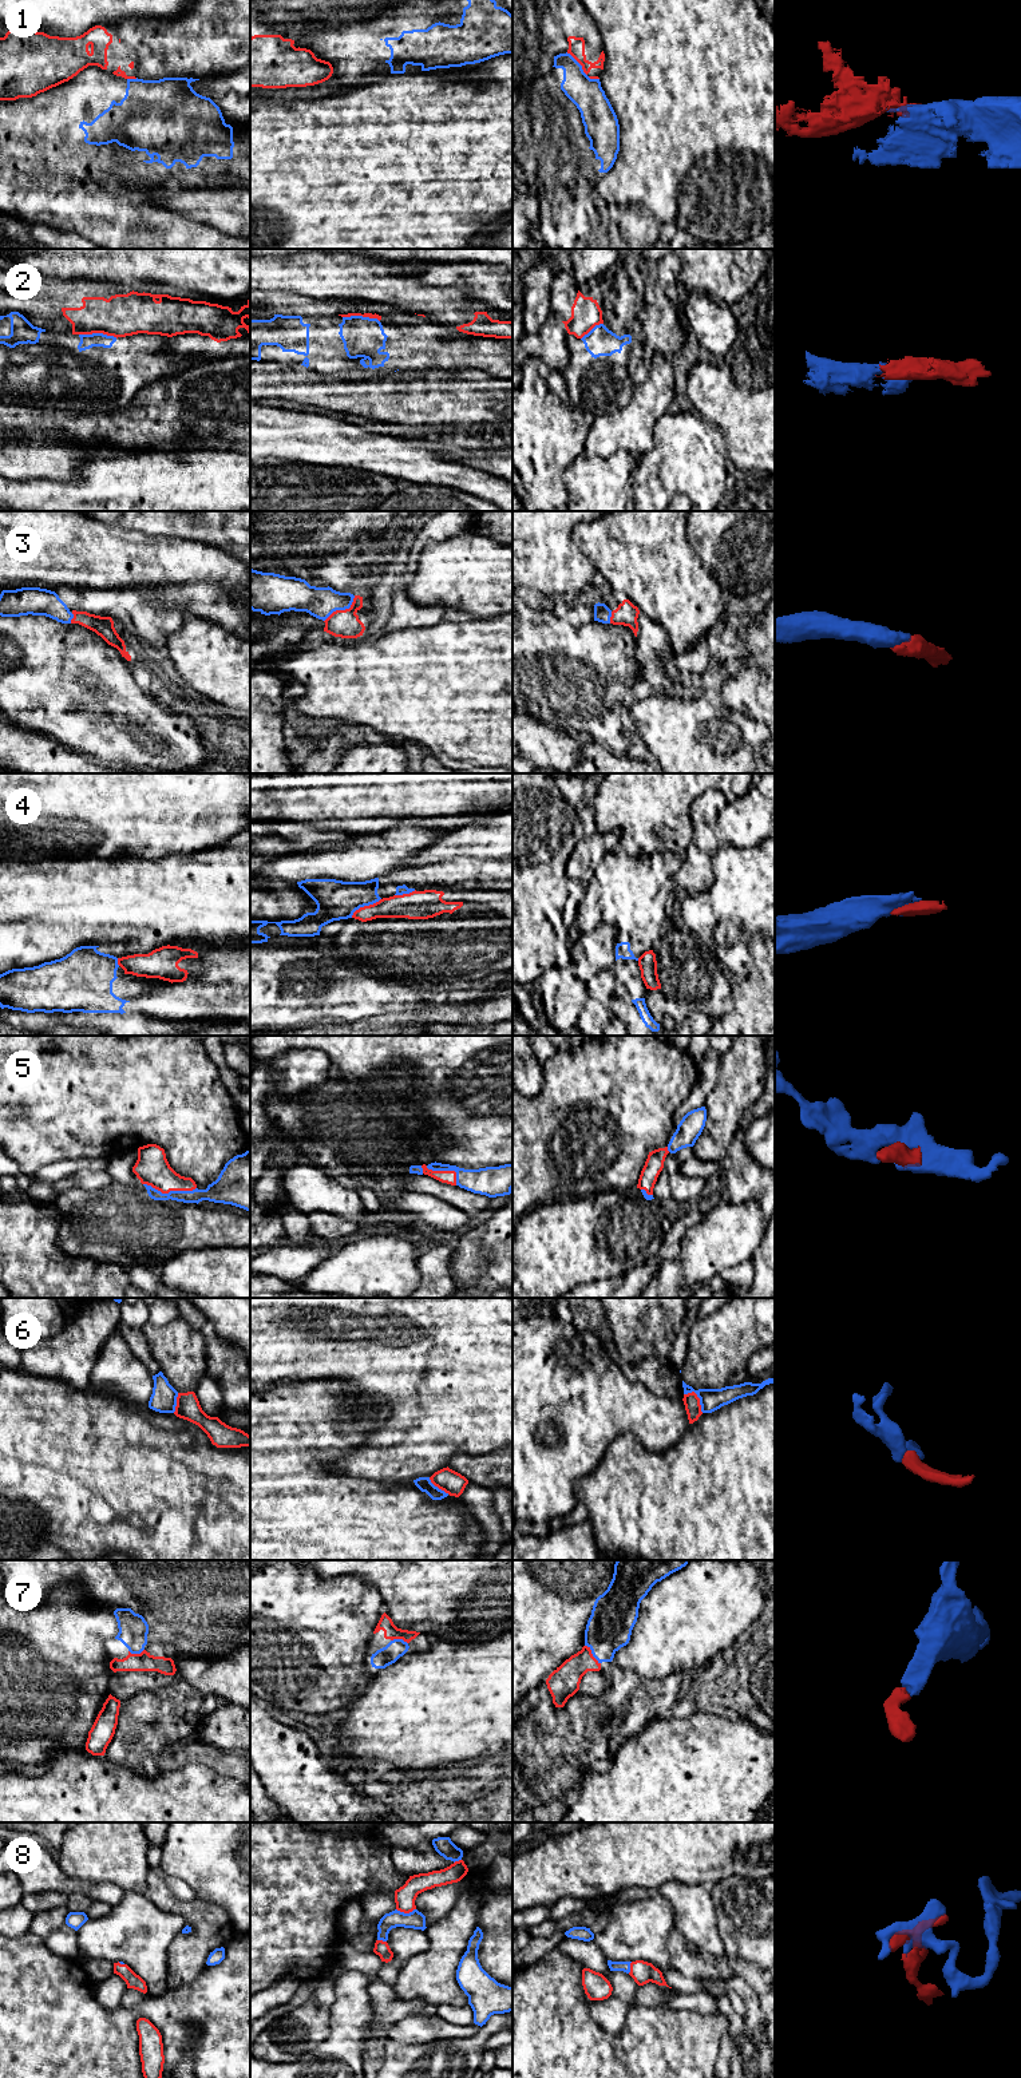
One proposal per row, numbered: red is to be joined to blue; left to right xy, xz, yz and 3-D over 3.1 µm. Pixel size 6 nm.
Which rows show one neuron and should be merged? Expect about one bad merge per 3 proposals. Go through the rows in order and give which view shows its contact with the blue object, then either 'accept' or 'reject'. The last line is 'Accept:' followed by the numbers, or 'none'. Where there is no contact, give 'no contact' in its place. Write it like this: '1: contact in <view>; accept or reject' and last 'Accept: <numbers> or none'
1: contact in yz; reject
2: contact in xy; reject
3: contact in xz; accept
4: contact in xz; reject
5: contact in xy; accept
6: contact in yz; reject
7: contact in yz; accept
8: contact in xz; accept
Accept: 3, 5, 7, 8

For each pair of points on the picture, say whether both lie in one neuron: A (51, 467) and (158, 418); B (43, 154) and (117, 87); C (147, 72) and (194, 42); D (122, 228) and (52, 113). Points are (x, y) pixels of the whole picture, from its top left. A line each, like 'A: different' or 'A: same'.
A: same
B: same
C: same
D: same

